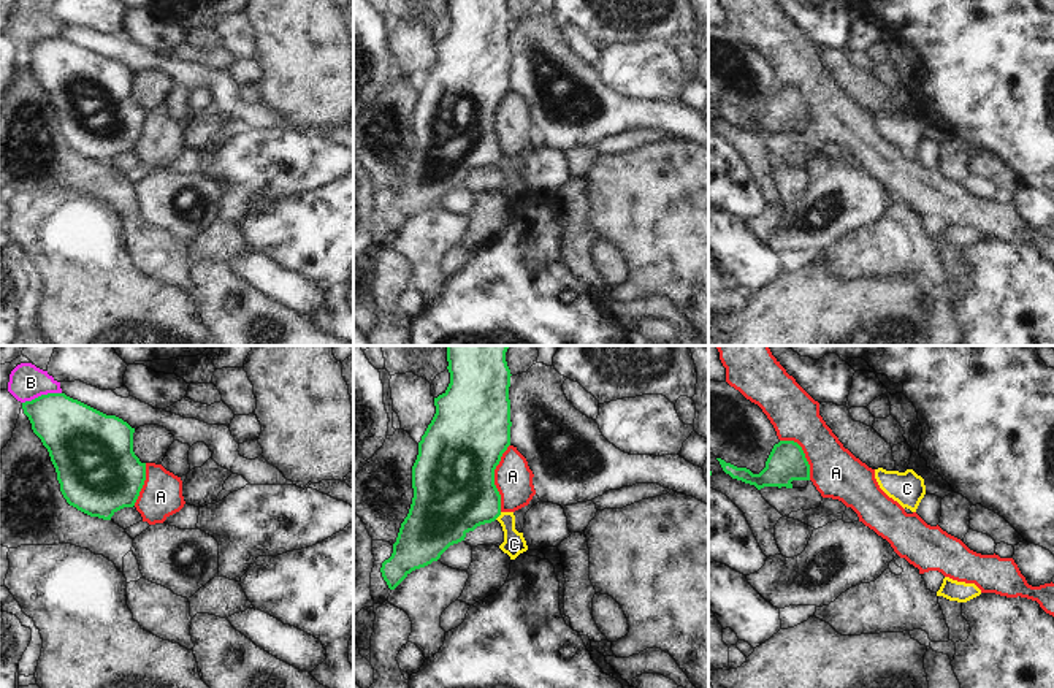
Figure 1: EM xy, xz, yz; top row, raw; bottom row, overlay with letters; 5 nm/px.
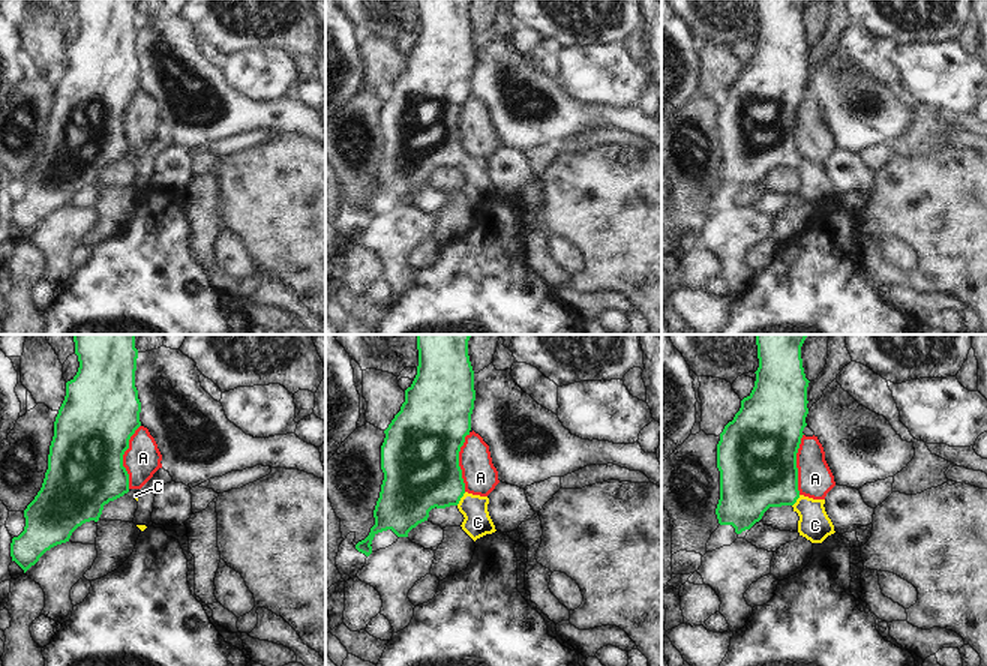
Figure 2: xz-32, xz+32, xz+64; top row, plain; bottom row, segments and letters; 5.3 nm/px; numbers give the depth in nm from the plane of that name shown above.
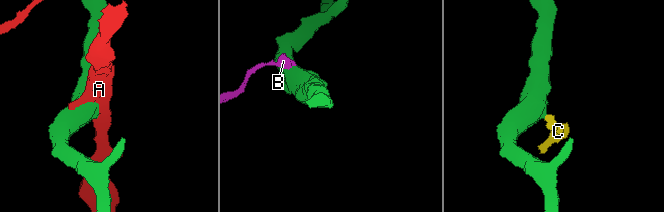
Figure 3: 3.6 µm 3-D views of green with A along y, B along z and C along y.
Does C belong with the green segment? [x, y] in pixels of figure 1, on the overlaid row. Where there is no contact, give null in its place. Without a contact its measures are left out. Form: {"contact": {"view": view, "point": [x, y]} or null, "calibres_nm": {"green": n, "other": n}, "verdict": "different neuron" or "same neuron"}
{"contact": {"view": "xz", "point": [498, 516]}, "calibres_nm": {"green": 400, "other": 120}, "verdict": "same neuron"}

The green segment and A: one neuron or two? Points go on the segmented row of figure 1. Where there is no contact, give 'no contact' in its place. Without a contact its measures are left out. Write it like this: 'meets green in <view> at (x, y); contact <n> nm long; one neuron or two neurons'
meets green in xz at (493, 477); contact 340 nm long; two neurons

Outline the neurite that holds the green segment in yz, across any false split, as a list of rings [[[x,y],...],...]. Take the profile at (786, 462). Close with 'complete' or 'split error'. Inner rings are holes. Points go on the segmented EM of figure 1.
[[[780,441],[773,445],[766,468],[759,474],[753,474],[747,468],[737,468],[716,458],[726,474],[732,479],[754,485],[758,490],[764,487],[792,488],[792,480],[810,480],[810,464],[802,447],[794,441]]] | complete

